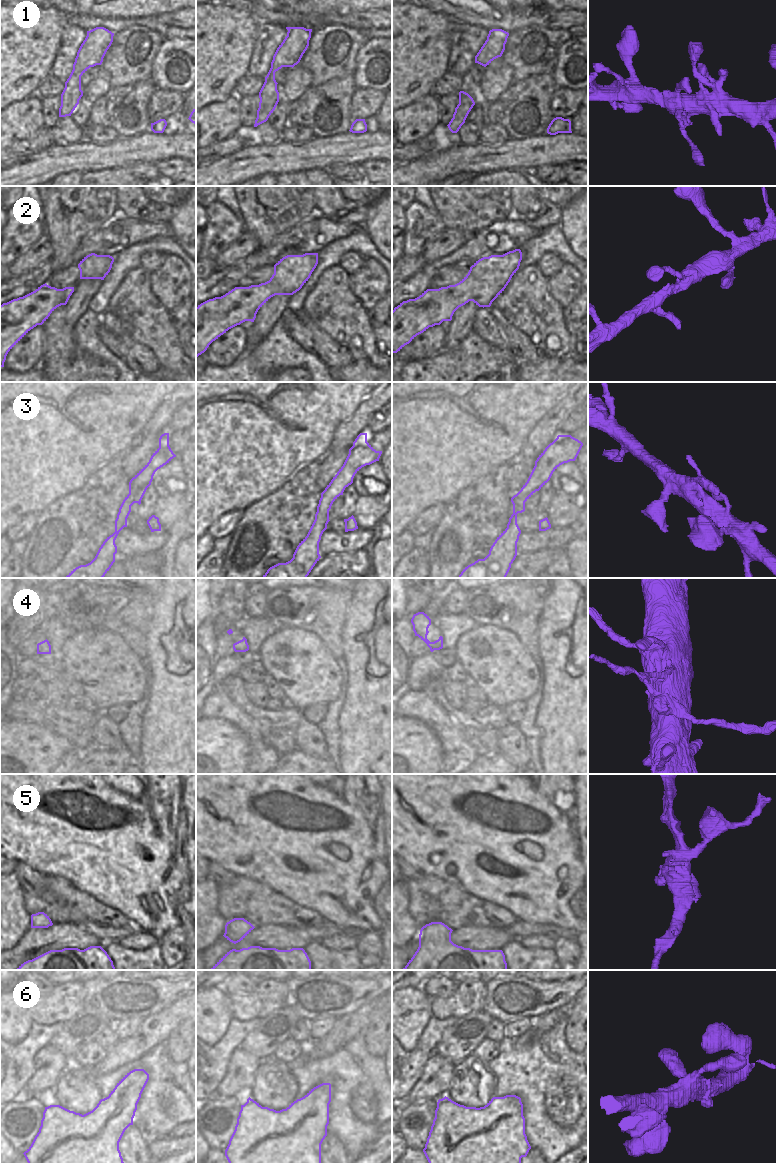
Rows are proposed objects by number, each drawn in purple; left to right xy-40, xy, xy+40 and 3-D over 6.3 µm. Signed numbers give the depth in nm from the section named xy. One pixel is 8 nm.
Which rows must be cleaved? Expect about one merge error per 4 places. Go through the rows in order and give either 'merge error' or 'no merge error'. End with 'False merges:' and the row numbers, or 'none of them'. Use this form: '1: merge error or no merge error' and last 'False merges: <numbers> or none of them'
1: no merge error
2: no merge error
3: no merge error
4: merge error
5: merge error
6: no merge error
False merges: 4, 5

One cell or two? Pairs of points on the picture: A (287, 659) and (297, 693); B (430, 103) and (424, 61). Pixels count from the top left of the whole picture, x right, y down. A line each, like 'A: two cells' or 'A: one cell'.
A: one cell
B: two cells

